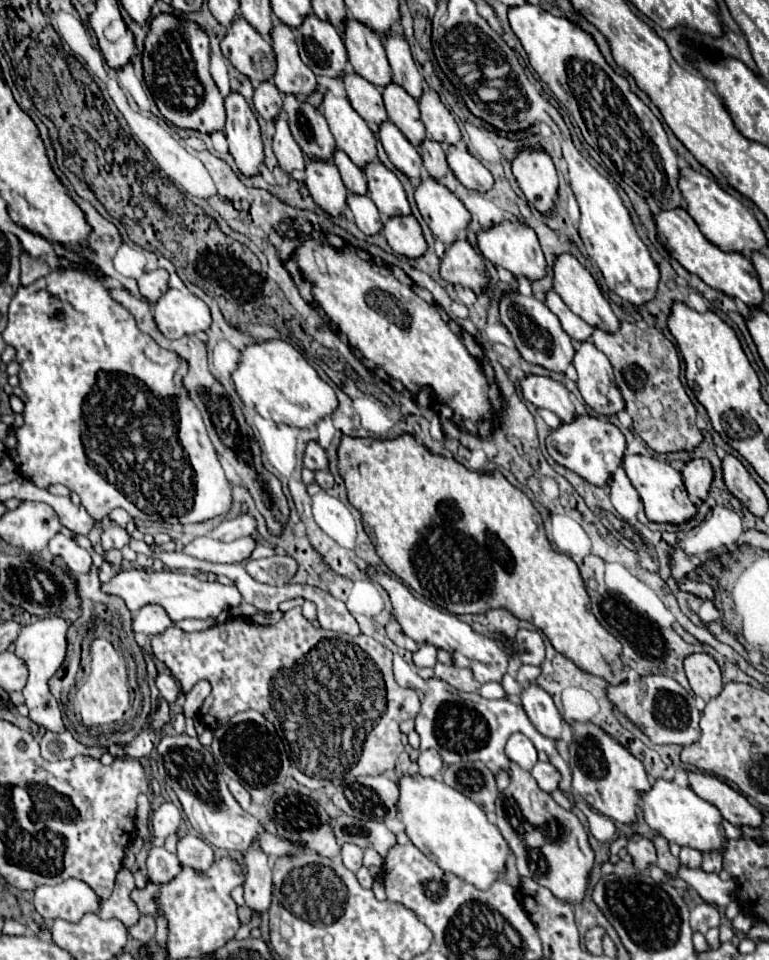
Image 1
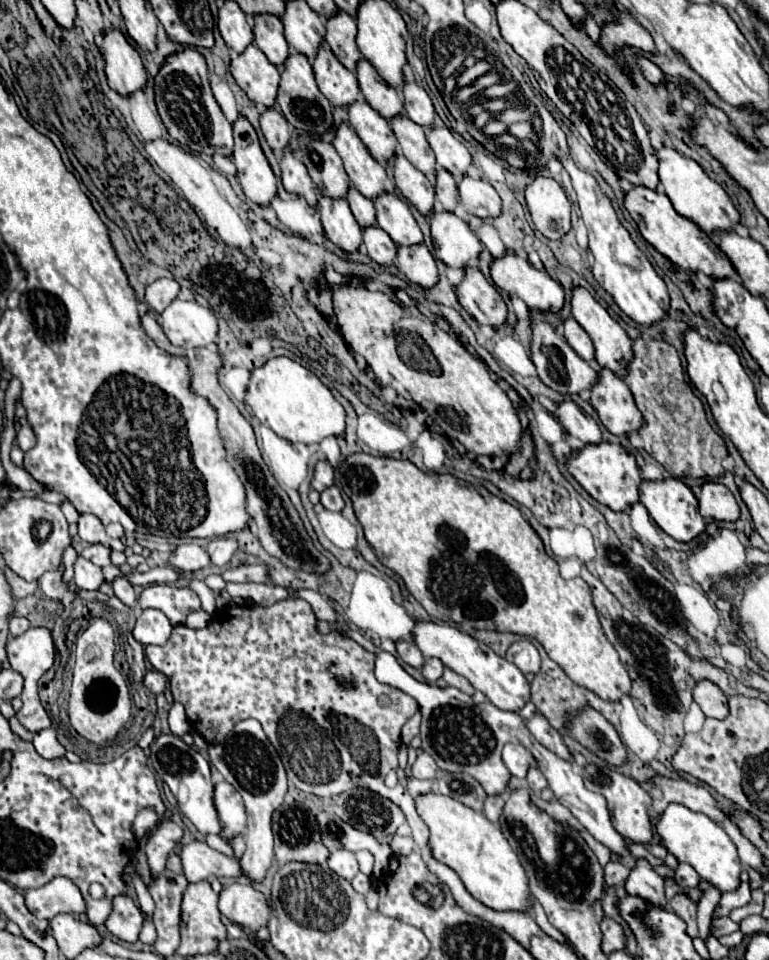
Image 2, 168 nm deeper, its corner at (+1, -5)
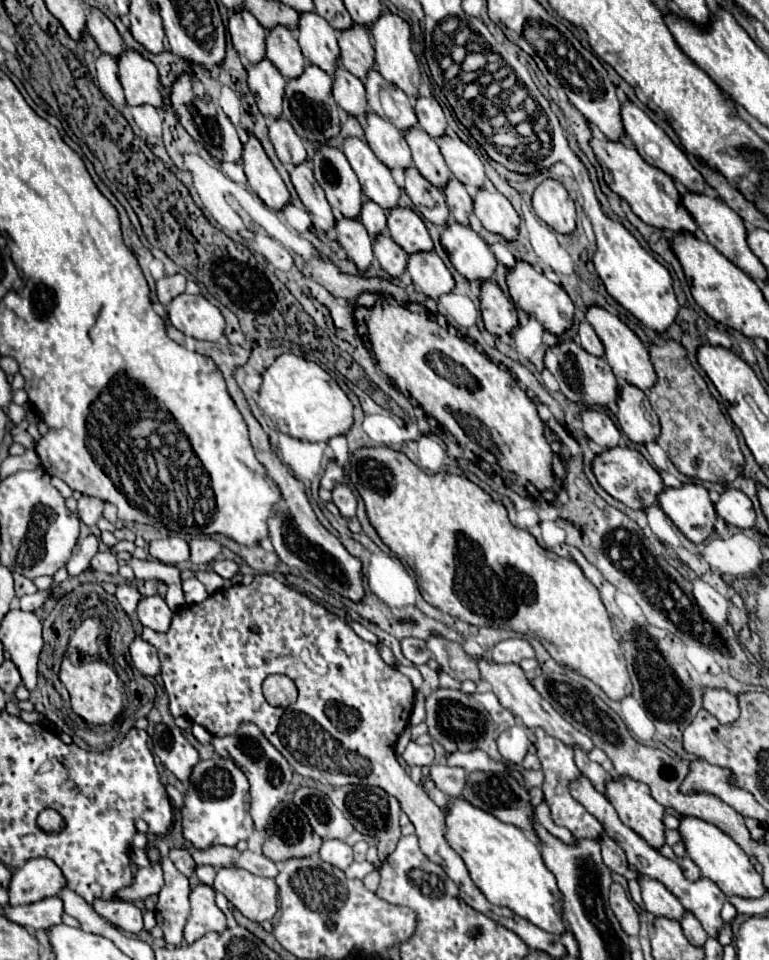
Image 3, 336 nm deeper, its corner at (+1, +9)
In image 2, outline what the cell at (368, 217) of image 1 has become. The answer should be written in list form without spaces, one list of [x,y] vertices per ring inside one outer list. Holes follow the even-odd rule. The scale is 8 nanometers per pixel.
[[[372,226],[372,228],[362,230],[362,236],[364,236],[366,254],[374,262],[378,262],[380,266],[392,266],[396,262],[398,248],[384,230],[380,230],[378,226]]]

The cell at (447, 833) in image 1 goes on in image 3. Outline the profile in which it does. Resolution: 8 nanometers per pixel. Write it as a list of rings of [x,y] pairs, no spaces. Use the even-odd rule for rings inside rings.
[[[464,798],[450,800],[448,812],[444,814],[444,824],[446,842],[460,854],[470,878],[492,904],[506,906],[548,932],[564,932],[566,922],[560,916],[562,894],[558,892],[554,874],[544,866],[536,842],[532,842],[514,824],[500,822],[496,816],[476,808]]]

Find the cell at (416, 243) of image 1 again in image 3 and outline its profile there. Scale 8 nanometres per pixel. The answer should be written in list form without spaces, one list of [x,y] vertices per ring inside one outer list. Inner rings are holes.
[[[434,250],[408,254],[406,270],[410,272],[414,286],[432,300],[438,300],[440,294],[446,294],[454,288],[452,274]]]

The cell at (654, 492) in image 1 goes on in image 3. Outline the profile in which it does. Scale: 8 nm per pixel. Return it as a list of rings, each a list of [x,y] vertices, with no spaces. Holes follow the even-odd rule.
[[[686,482],[680,488],[664,488],[658,504],[688,540],[704,542],[714,532],[716,510],[702,484]]]

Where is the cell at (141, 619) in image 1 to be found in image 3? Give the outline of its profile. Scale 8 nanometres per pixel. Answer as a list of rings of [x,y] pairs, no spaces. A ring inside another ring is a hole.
[[[148,596],[142,598],[138,602],[136,608],[136,616],[142,622],[142,626],[152,628],[156,632],[166,632],[170,626],[170,618],[172,618],[172,610],[166,606],[162,596]]]

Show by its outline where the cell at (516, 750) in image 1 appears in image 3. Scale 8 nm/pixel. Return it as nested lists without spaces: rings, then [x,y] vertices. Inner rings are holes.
[[[516,724],[498,736],[498,750],[508,764],[520,764],[528,752],[528,736],[524,726]]]

